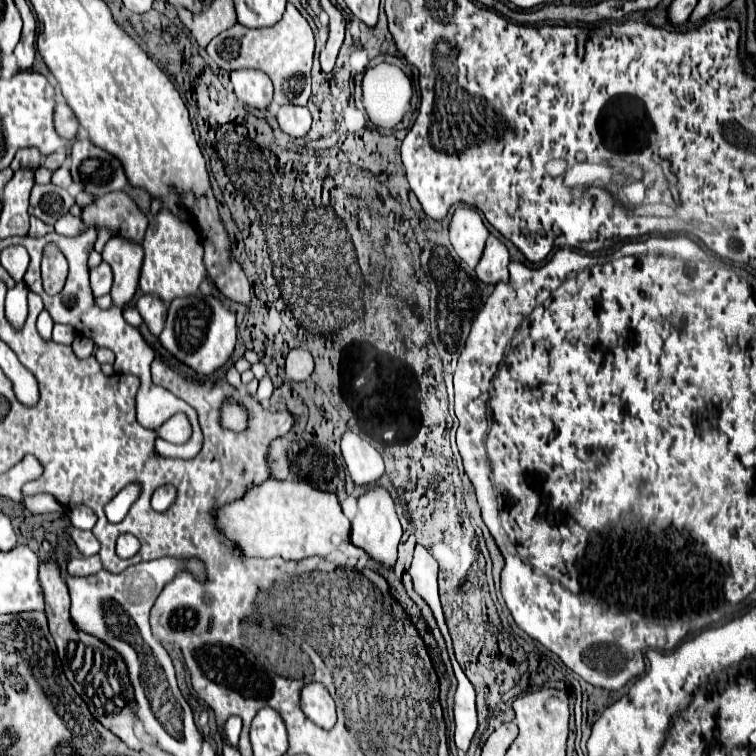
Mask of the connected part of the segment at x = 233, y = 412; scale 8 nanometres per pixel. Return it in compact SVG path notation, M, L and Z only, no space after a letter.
M226 397L220 409L220 421L224 429L234 429L234 431L244 431L248 423L248 409L234 401L234 397Z

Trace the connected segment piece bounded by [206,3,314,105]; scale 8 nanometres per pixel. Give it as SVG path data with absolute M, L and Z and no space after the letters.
M288 3L284 17L274 27L248 29L240 23L216 35L208 47L208 55L226 71L260 69L274 83L274 101L278 105L306 105L310 99L310 69L314 55L314 35L302 13Z

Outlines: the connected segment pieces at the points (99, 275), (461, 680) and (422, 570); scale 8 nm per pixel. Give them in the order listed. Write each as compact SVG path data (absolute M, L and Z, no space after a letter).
M102 261L98 267L90 269L90 283L92 283L94 297L102 297L102 295L110 293L112 279L114 279L114 275L110 273L110 265L106 261Z
M454 661L454 673L458 679L458 691L454 697L454 721L456 721L456 731L454 731L454 743L460 751L468 751L472 737L478 729L476 721L476 693L474 687L470 685L468 677L464 675L462 667Z
M416 545L414 561L410 565L410 575L412 575L414 591L430 605L440 631L448 633L440 595L438 595L438 561L430 555L430 551L424 545Z

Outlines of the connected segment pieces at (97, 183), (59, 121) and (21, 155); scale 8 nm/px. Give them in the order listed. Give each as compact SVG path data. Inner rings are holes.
M76 139L70 159L72 177L80 177L82 189L94 197L106 195L110 191L122 191L128 185L122 163L104 149L98 149L90 139Z
M60 103L56 105L56 113L54 113L54 125L58 129L58 135L66 141L74 141L74 137L78 135L78 119L74 117L72 109L68 107L68 103Z
M26 147L26 149L20 149L20 151L16 153L16 157L14 157L14 161L12 161L10 167L12 167L14 171L20 169L20 167L38 167L40 161L42 161L42 155L38 153L38 149Z

